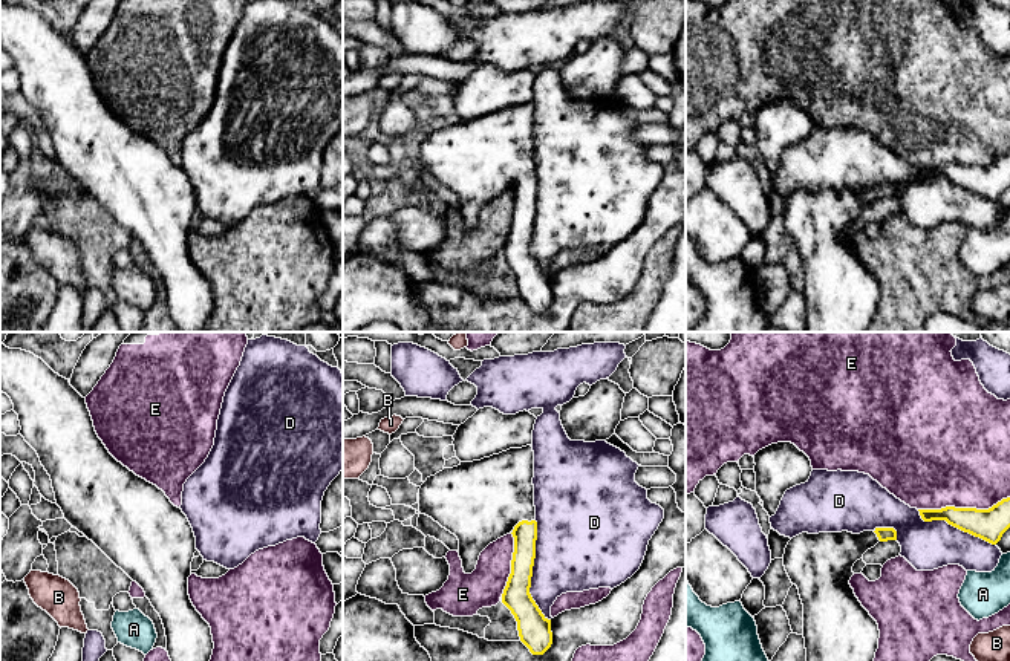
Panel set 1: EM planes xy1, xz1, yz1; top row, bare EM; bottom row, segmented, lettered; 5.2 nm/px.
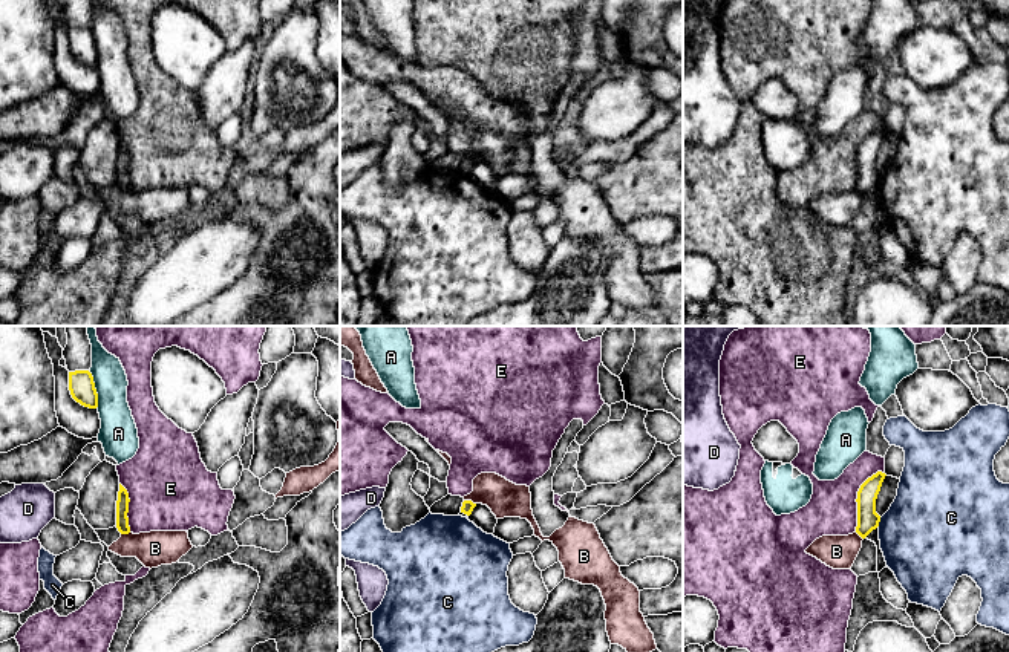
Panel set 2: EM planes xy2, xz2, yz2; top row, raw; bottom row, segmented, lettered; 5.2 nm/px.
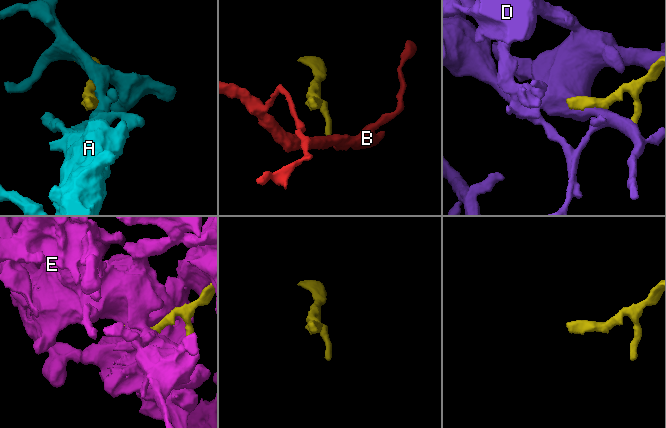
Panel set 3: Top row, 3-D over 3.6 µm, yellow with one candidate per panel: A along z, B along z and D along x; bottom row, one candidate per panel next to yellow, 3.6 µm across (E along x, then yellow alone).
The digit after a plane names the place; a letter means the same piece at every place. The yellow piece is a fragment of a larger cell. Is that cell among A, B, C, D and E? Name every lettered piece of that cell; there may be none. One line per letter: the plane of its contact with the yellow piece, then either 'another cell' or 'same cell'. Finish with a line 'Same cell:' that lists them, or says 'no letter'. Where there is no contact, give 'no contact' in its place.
A: xy2 | another cell
B: xz2 | another cell
C: yz2 | another cell
D: xz1 | another cell
E: yz1 | another cell
Same cell: no letter

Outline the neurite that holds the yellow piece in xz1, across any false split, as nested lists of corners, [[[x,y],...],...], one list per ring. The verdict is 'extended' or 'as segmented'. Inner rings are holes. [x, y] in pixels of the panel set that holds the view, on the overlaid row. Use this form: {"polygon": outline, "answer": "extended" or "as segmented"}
{"polygon": [[[531,445],[510,448],[499,454],[458,467],[444,468],[419,488],[419,513],[432,517],[459,540],[459,557],[465,574],[476,569],[481,552],[497,539],[513,534],[514,552],[511,574],[502,594],[502,603],[517,621],[520,641],[533,655],[543,655],[552,644],[548,620],[529,594],[536,558],[537,522],[534,506],[534,451]]], "answer": "extended"}

